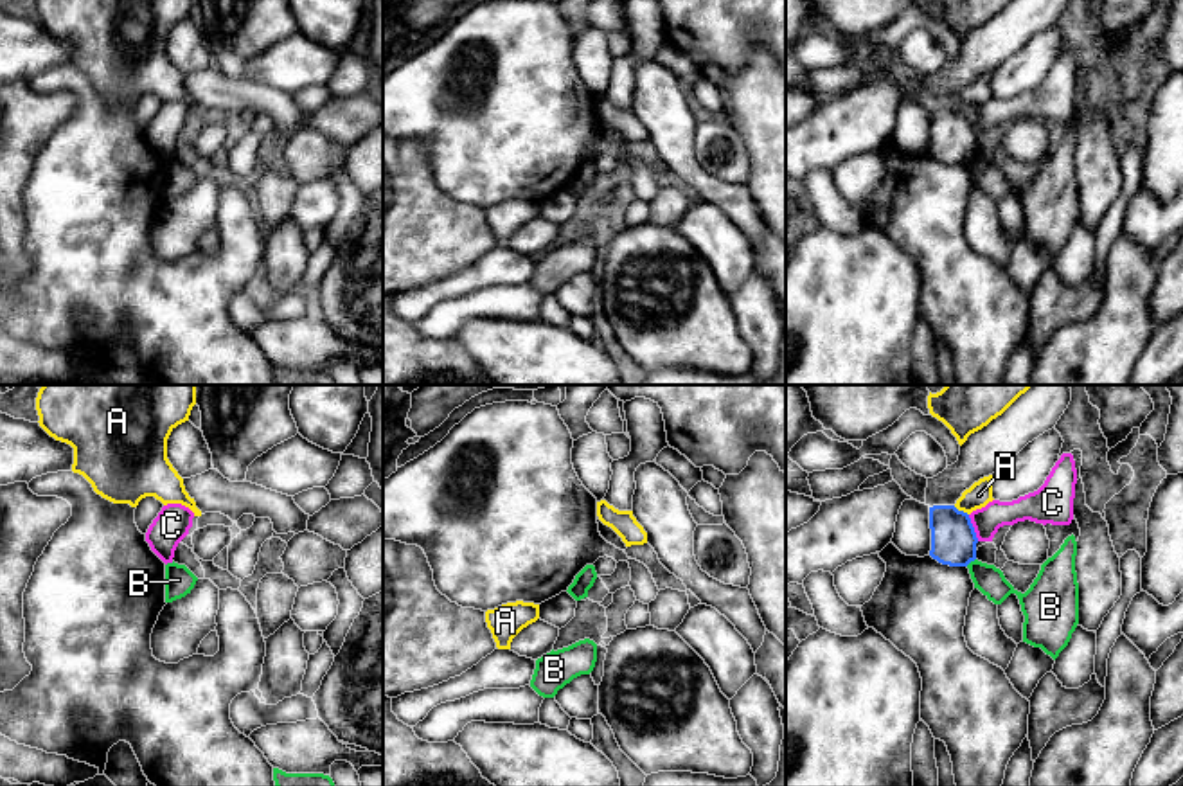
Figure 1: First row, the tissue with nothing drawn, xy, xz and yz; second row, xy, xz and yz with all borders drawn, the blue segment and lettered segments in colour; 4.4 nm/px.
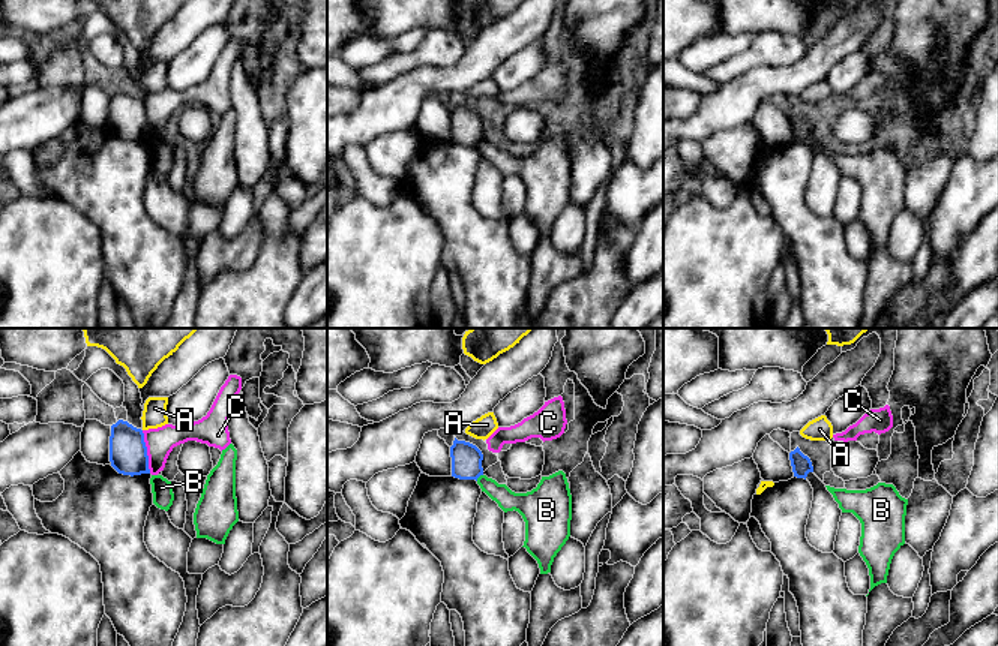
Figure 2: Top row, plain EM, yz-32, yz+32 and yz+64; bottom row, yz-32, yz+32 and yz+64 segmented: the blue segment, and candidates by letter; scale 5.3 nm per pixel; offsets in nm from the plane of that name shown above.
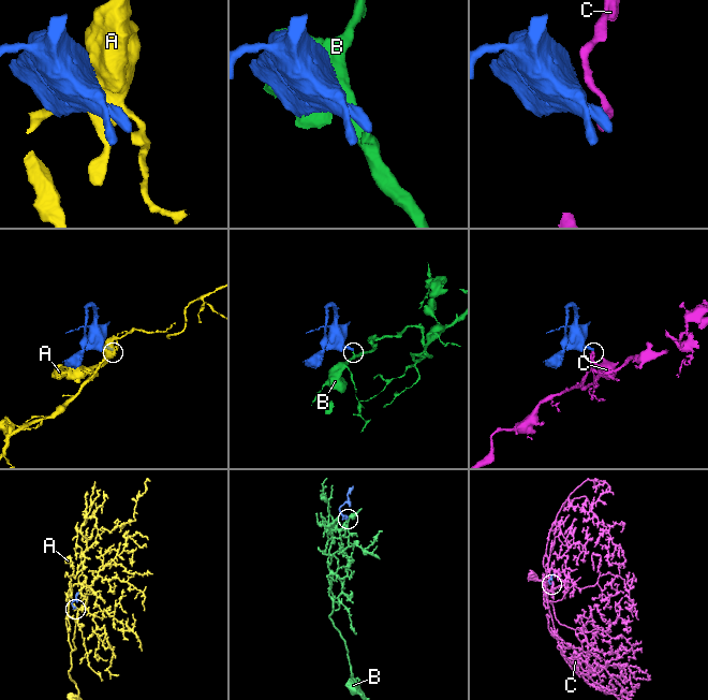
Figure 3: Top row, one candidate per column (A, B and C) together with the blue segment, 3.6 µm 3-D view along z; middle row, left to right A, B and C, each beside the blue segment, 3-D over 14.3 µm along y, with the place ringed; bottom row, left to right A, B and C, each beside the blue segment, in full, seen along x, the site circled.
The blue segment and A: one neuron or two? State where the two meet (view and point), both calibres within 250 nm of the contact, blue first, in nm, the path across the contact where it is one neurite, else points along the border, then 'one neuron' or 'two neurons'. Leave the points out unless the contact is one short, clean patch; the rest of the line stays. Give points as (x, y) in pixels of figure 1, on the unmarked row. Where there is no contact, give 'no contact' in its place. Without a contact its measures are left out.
contact yz (960, 108); calibres 200 and 110 nm; border yz (953, 103), (968, 112); two neurons

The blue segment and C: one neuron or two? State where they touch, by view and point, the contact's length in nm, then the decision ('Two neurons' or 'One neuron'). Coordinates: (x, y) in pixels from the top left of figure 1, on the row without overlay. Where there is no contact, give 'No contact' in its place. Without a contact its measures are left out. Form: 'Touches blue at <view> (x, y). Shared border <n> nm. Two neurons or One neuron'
Touches blue at yz (973, 125). Shared border 130 nm. Two neurons

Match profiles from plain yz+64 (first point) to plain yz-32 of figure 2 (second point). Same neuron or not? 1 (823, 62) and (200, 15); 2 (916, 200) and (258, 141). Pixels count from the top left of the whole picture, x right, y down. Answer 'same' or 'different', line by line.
1: same
2: same

